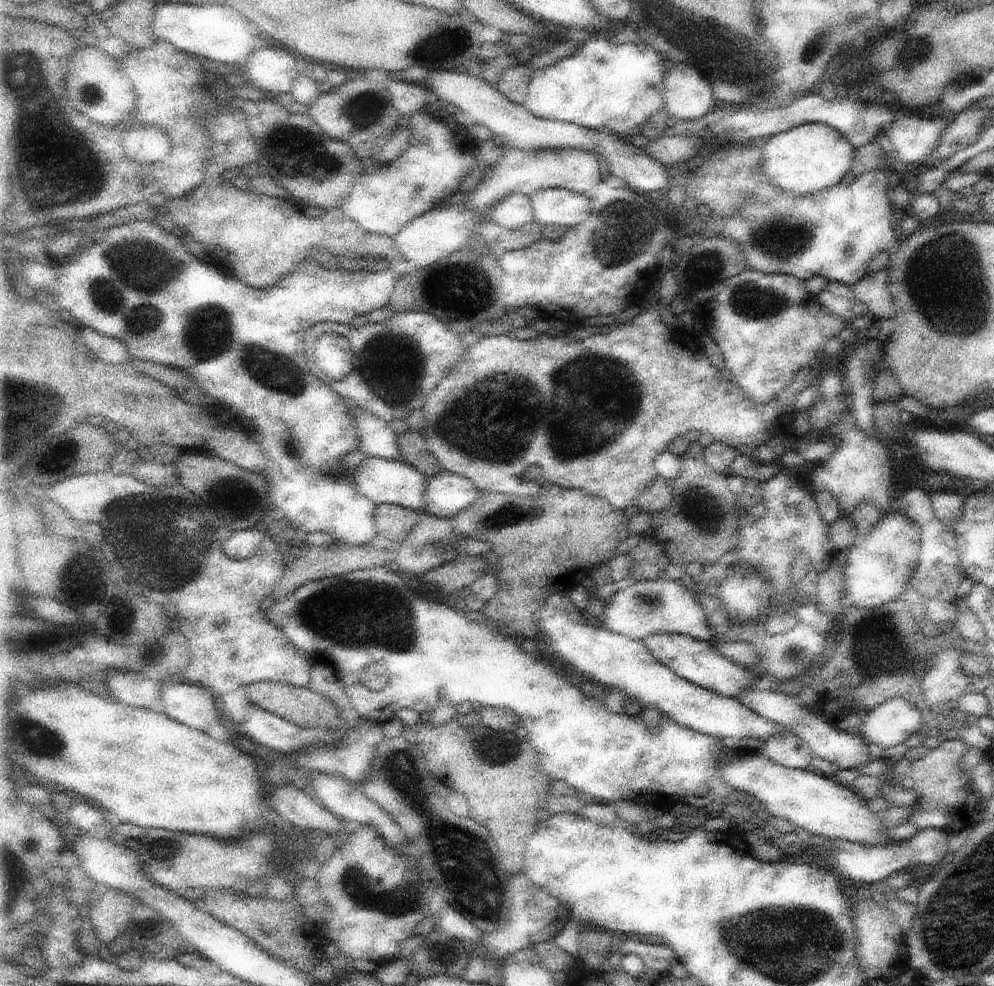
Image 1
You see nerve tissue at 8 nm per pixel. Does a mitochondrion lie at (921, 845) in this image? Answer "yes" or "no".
no

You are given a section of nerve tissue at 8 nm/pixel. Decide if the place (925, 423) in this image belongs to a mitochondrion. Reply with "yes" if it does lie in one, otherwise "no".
no

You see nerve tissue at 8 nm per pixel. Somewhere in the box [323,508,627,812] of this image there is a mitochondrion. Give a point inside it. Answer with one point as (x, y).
(493, 753)

